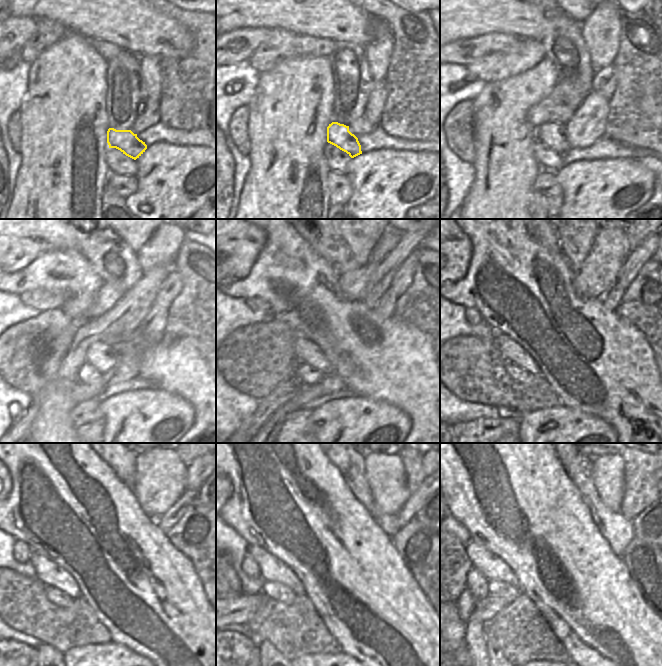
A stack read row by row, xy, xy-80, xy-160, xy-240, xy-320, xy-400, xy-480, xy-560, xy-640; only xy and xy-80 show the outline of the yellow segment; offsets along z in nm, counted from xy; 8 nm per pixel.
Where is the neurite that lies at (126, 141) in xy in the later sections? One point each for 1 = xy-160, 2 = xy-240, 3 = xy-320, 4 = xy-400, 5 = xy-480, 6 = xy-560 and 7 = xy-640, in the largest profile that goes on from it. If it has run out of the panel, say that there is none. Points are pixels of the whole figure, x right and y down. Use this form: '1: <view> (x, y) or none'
1: xy-160 (552, 134)
2: xy-240 (101, 356)
3: xy-320 (306, 352)
4: xy-400 (510, 351)
5: xy-480 (47, 570)
6: xy-560 (271, 569)
7: xy-640 (491, 566)

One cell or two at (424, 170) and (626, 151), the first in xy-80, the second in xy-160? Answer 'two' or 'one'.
two

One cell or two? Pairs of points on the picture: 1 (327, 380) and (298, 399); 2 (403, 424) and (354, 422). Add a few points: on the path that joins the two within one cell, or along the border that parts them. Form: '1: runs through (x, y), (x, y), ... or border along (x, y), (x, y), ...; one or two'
1: runs through (320, 387), (313, 392), (305, 394); one
2: runs through (391, 421), (366, 422); one

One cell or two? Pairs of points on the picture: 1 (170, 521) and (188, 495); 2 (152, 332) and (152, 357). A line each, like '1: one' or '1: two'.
1: one
2: two

